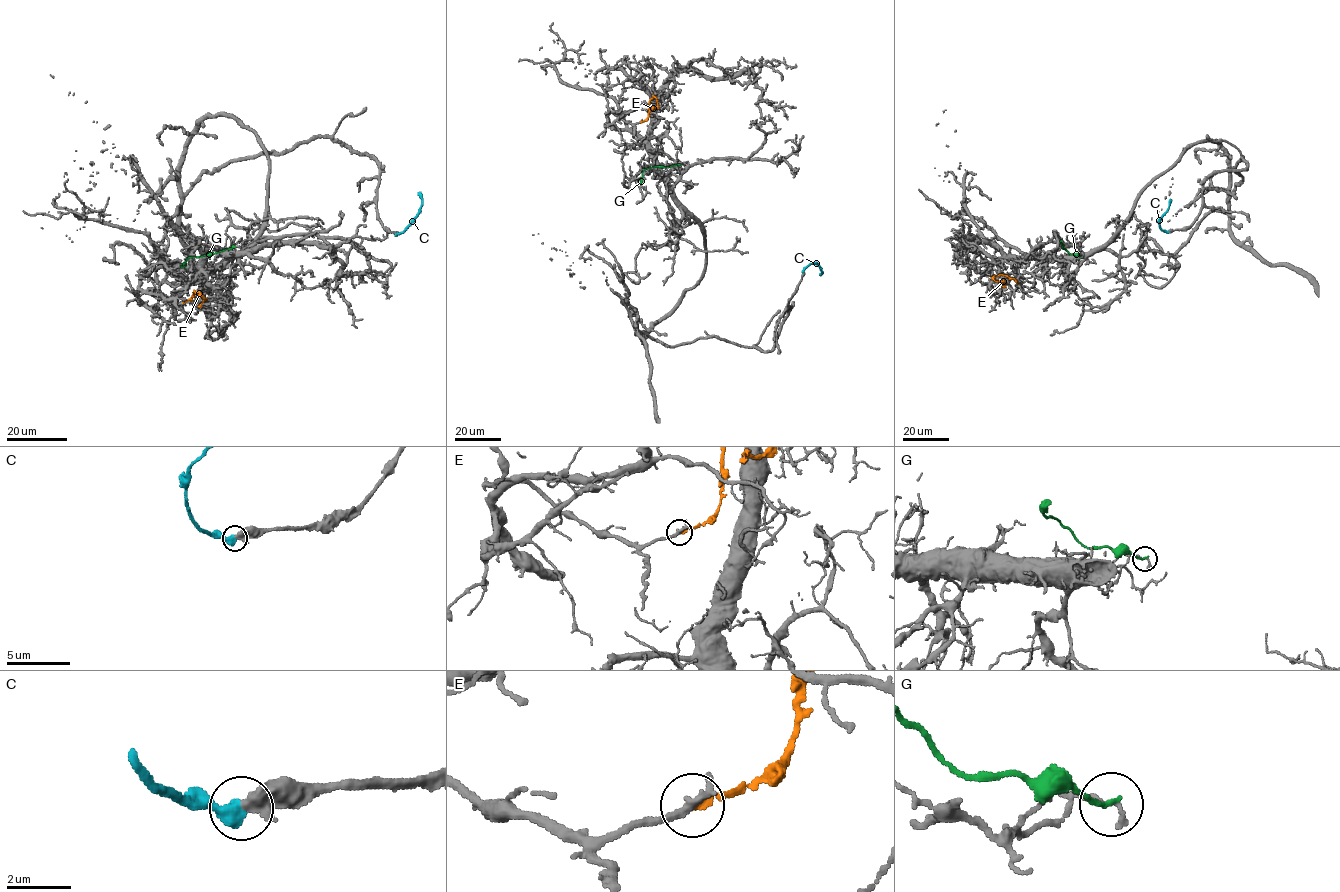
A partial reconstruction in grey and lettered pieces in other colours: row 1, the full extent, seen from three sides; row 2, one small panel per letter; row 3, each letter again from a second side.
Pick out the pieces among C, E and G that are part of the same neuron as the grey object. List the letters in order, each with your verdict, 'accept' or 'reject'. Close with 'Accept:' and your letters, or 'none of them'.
C: accept
E: reject
G: reject
Accept: C

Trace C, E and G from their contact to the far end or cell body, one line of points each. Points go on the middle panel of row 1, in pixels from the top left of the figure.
C: (802, 272), (811, 263), (816, 263), (822, 272), (819, 275)
E: (641, 121), (648, 117), (649, 102), (655, 97), (657, 106), (653, 108)
G: (638, 185), (645, 169), (679, 164)

